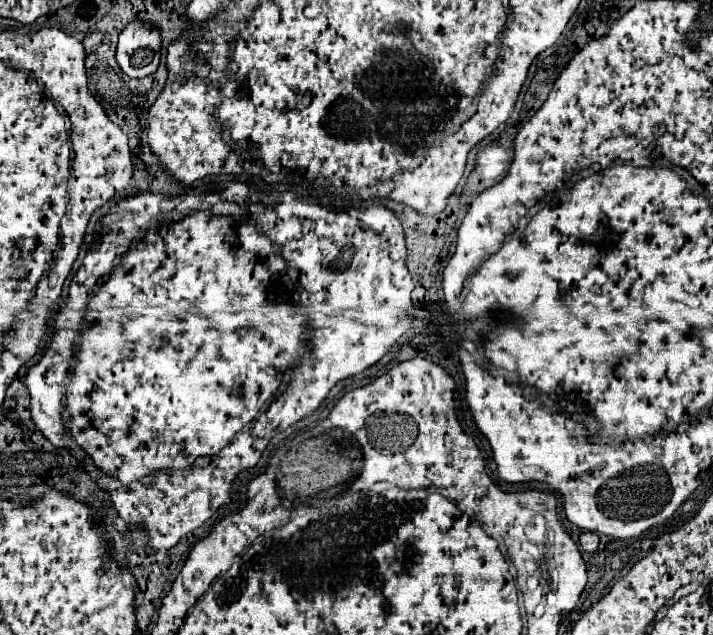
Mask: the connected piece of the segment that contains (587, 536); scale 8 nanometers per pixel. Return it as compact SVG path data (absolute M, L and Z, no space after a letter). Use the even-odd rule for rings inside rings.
M584 532L580 536L580 546L586 550L586 552L596 552L598 550L598 542L600 542L600 536L598 534L592 534L592 532Z

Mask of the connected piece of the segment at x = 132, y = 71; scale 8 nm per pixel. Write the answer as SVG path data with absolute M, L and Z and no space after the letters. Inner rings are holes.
M140 20L130 22L118 38L118 66L130 78L144 78L152 74L160 62L160 44L160 34L152 32L150 24Z

